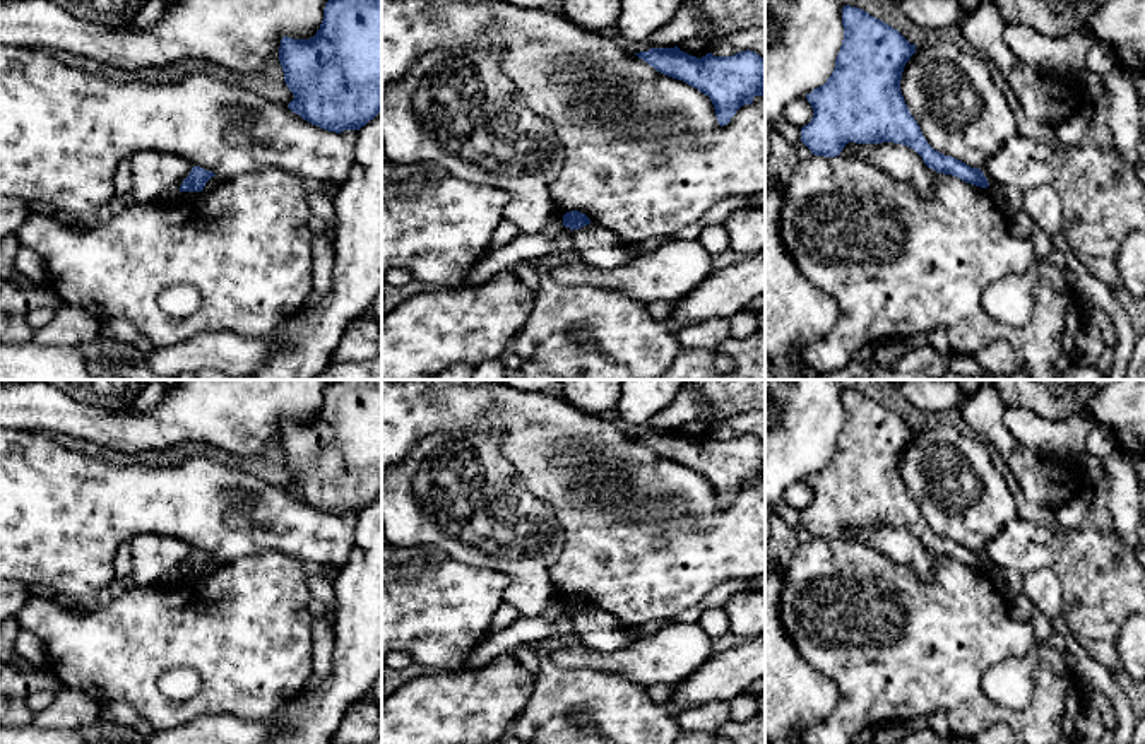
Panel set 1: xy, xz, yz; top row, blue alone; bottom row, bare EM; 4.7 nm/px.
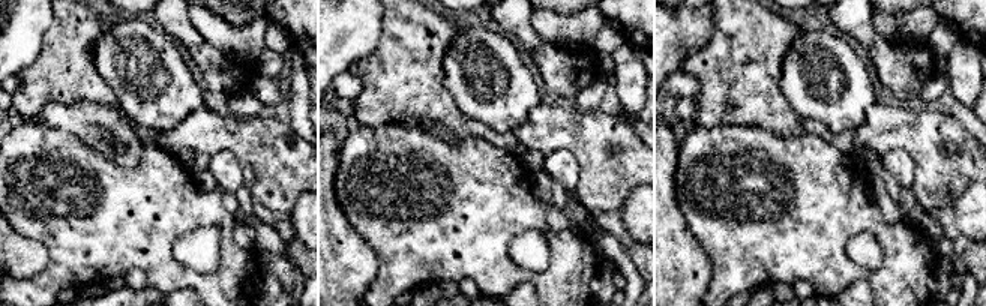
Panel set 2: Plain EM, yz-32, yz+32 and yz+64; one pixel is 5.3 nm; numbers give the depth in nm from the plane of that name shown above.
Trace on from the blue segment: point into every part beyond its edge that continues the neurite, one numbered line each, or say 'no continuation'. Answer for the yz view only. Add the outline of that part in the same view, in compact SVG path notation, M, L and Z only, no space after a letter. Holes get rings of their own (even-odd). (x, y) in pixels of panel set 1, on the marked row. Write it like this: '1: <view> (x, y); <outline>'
no continuation

